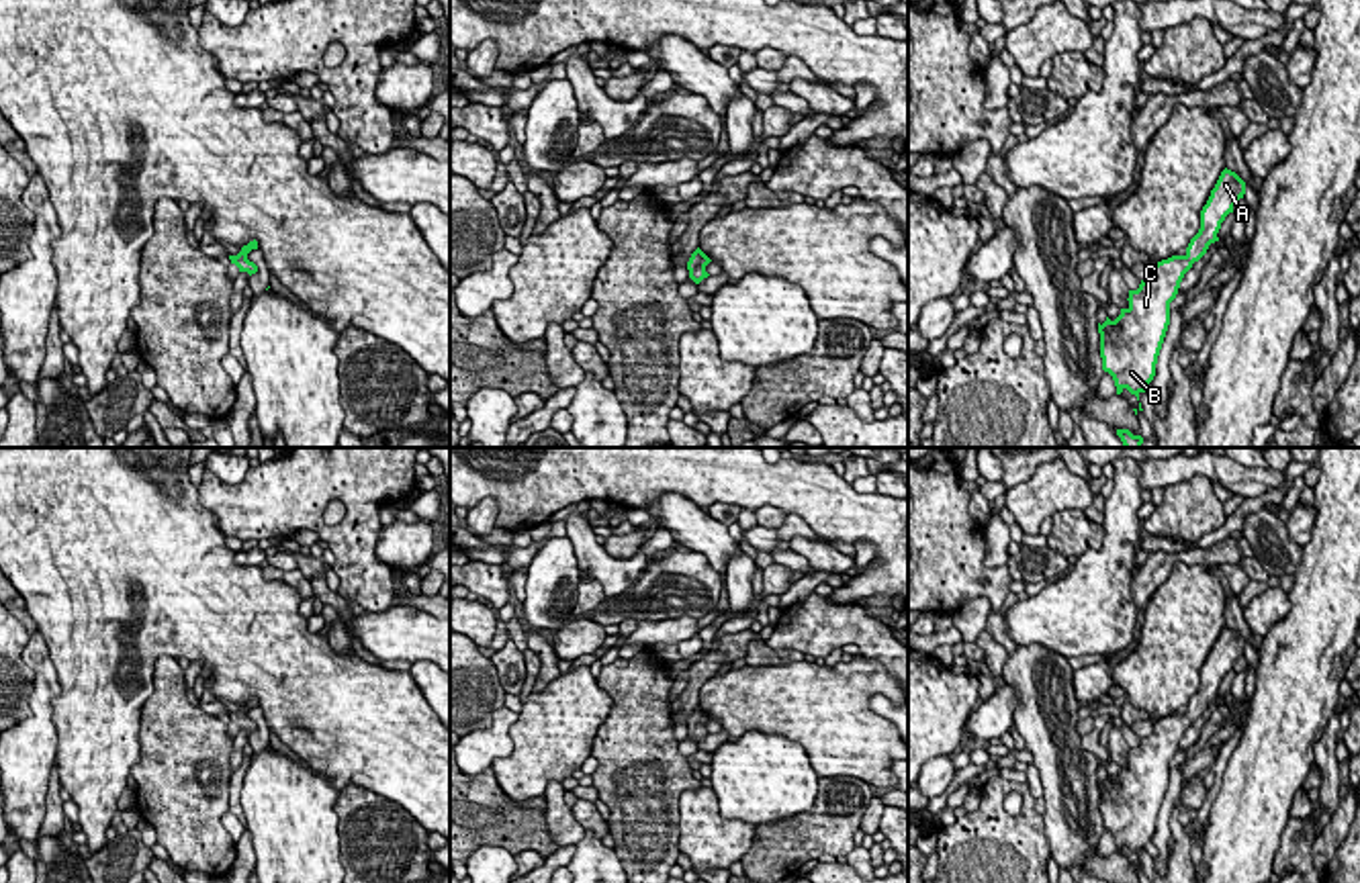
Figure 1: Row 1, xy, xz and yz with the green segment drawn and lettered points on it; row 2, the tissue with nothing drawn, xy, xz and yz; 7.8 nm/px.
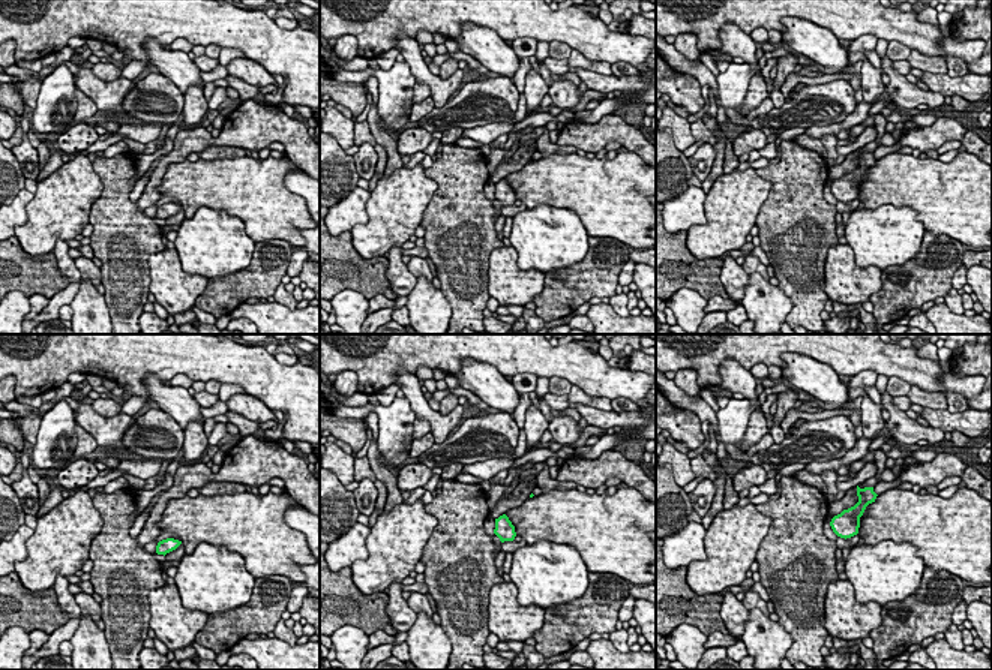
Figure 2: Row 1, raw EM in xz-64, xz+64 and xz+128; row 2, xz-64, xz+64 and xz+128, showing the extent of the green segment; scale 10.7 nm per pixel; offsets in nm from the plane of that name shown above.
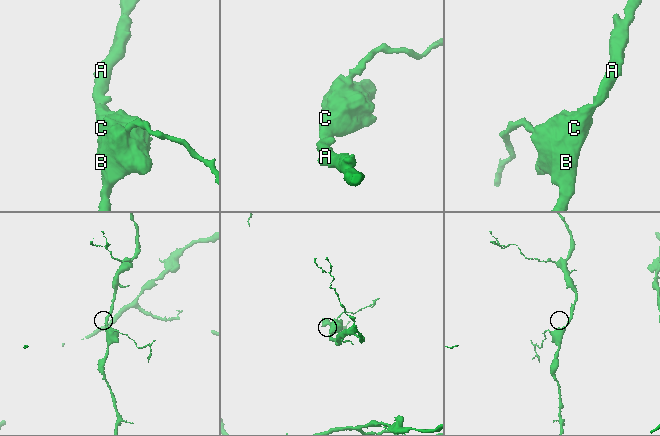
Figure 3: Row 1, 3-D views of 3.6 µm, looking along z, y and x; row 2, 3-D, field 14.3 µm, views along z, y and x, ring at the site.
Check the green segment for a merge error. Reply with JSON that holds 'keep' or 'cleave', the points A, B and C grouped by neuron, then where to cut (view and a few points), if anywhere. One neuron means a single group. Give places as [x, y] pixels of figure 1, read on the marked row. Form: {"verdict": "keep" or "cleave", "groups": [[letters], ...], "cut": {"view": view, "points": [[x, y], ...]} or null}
{"verdict": "keep", "groups": [["A", "B", "C"]], "cut": null}

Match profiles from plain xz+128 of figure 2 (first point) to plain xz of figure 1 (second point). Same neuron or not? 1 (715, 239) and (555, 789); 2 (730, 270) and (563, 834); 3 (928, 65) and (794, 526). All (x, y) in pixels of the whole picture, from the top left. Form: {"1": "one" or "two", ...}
{"1": "two", "2": "one", "3": "one"}

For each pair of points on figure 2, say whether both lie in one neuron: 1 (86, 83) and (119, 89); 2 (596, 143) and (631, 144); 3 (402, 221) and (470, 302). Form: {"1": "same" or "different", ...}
{"1": "same", "2": "same", "3": "different"}

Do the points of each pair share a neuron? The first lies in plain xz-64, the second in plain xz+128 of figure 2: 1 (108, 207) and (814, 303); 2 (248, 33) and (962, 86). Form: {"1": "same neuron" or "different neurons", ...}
{"1": "same neuron", "2": "different neurons"}

